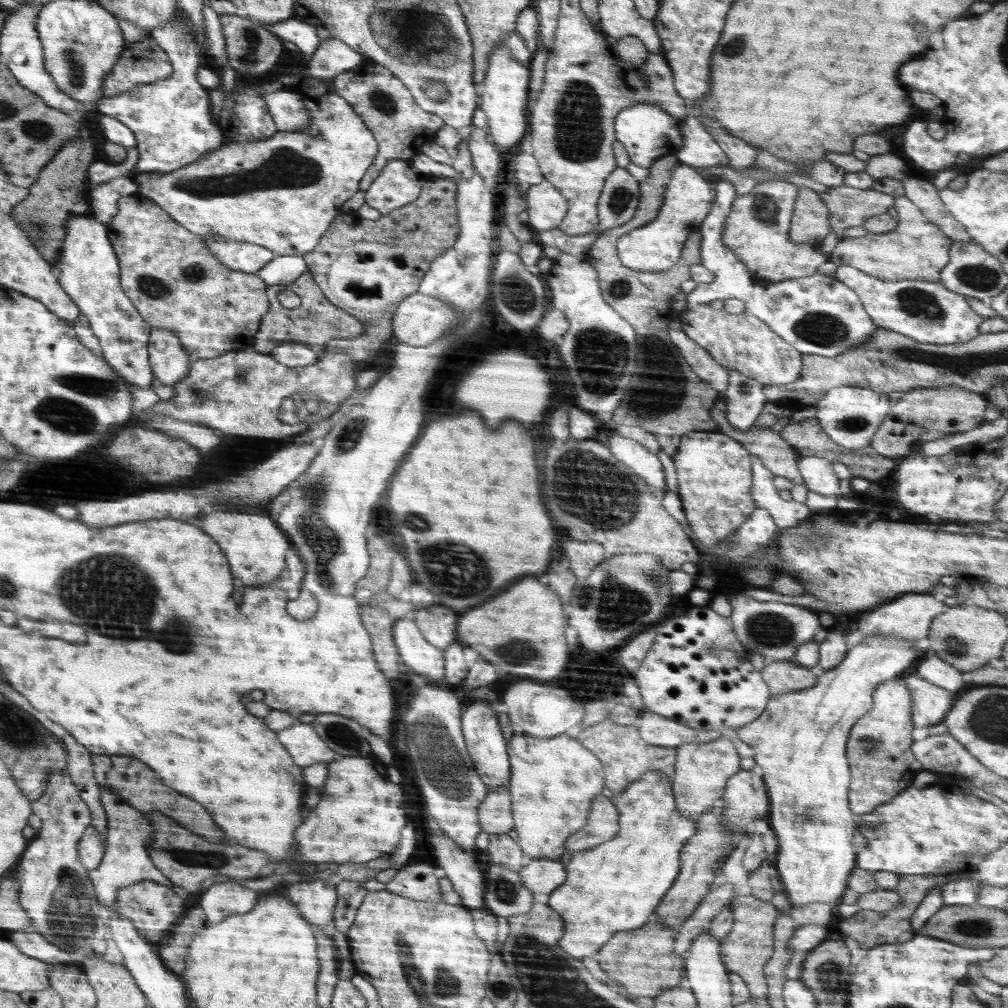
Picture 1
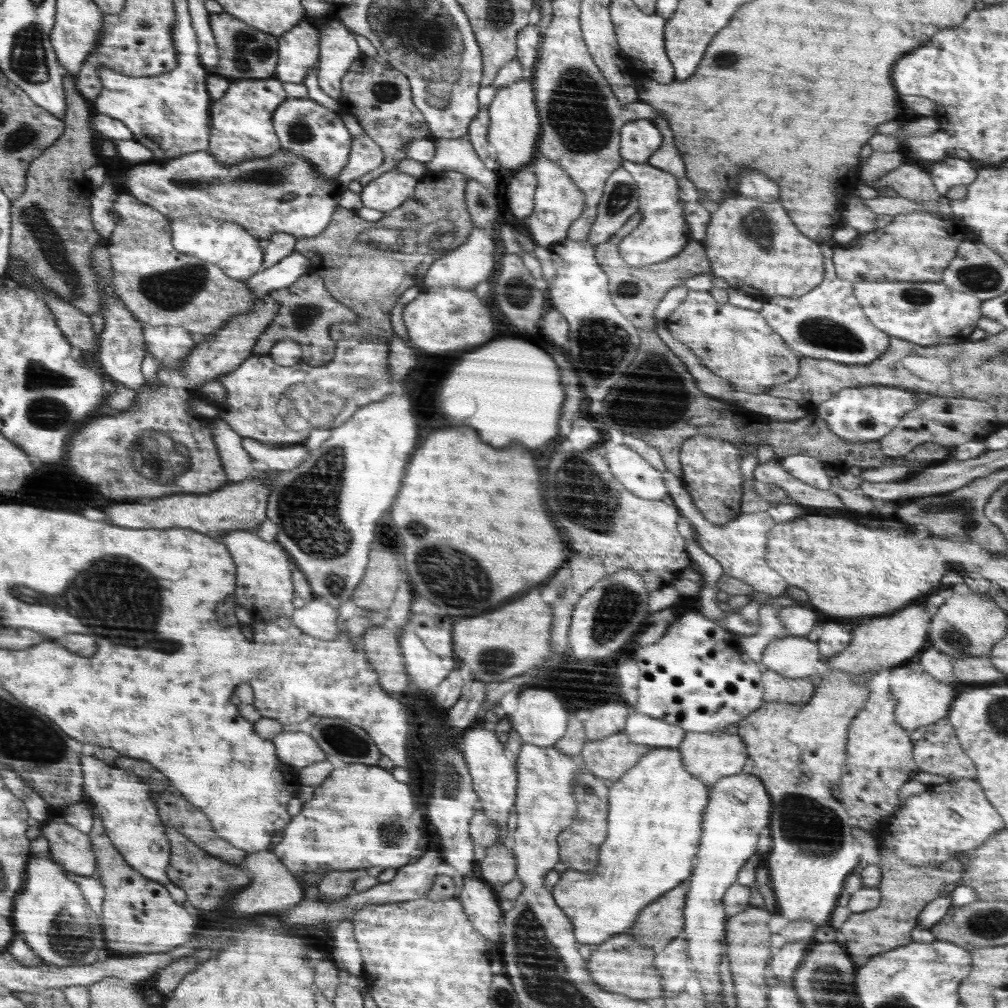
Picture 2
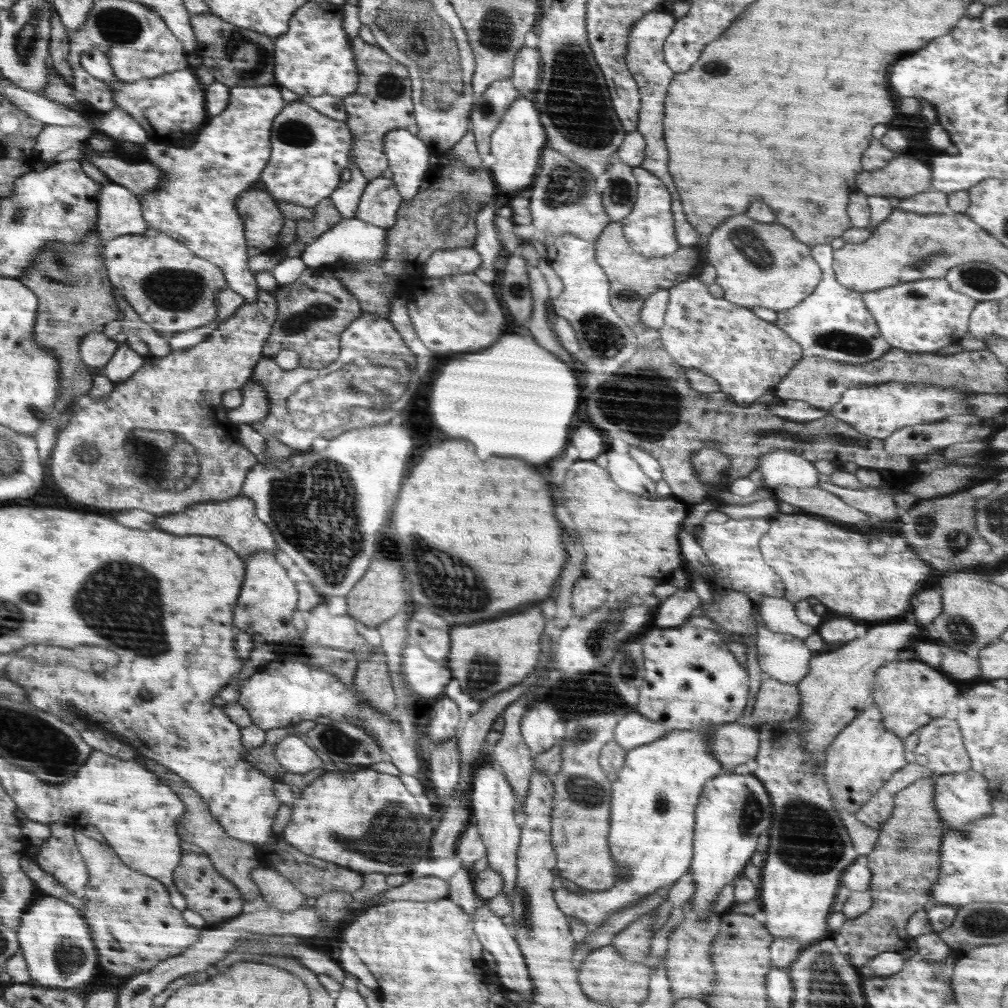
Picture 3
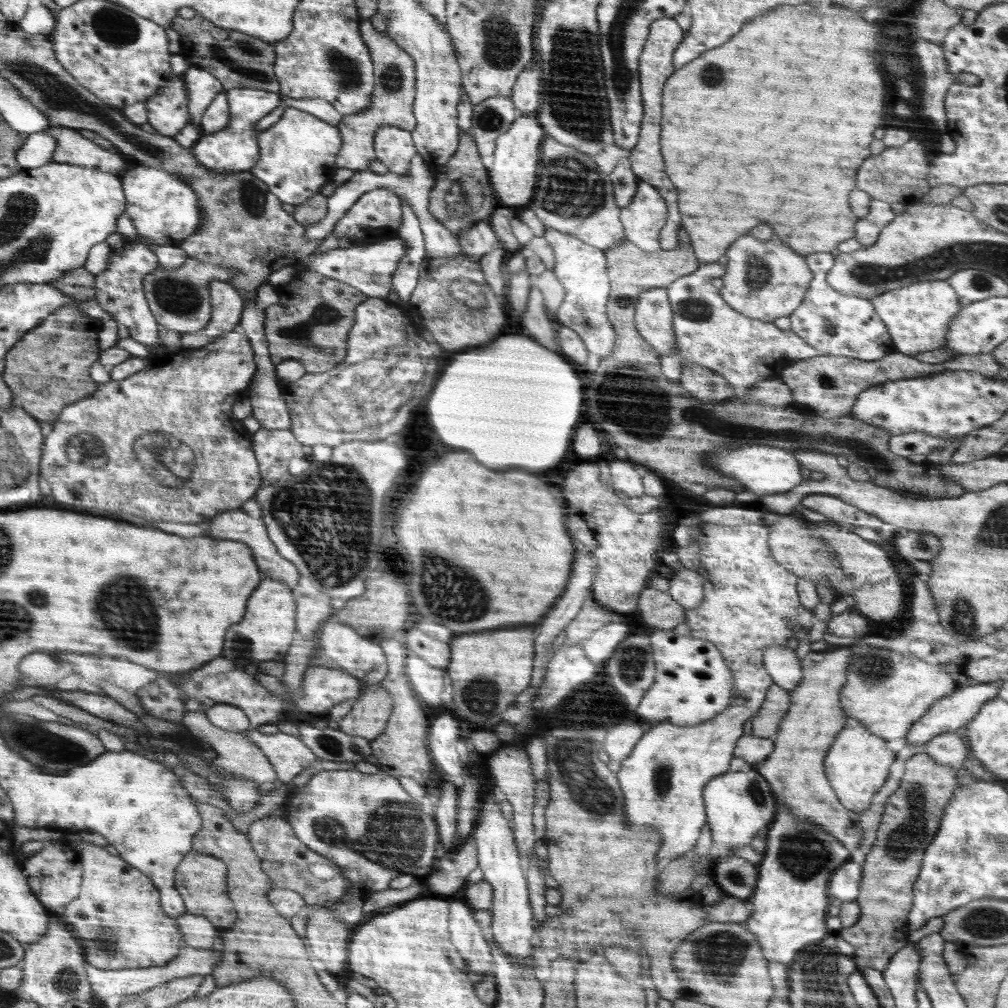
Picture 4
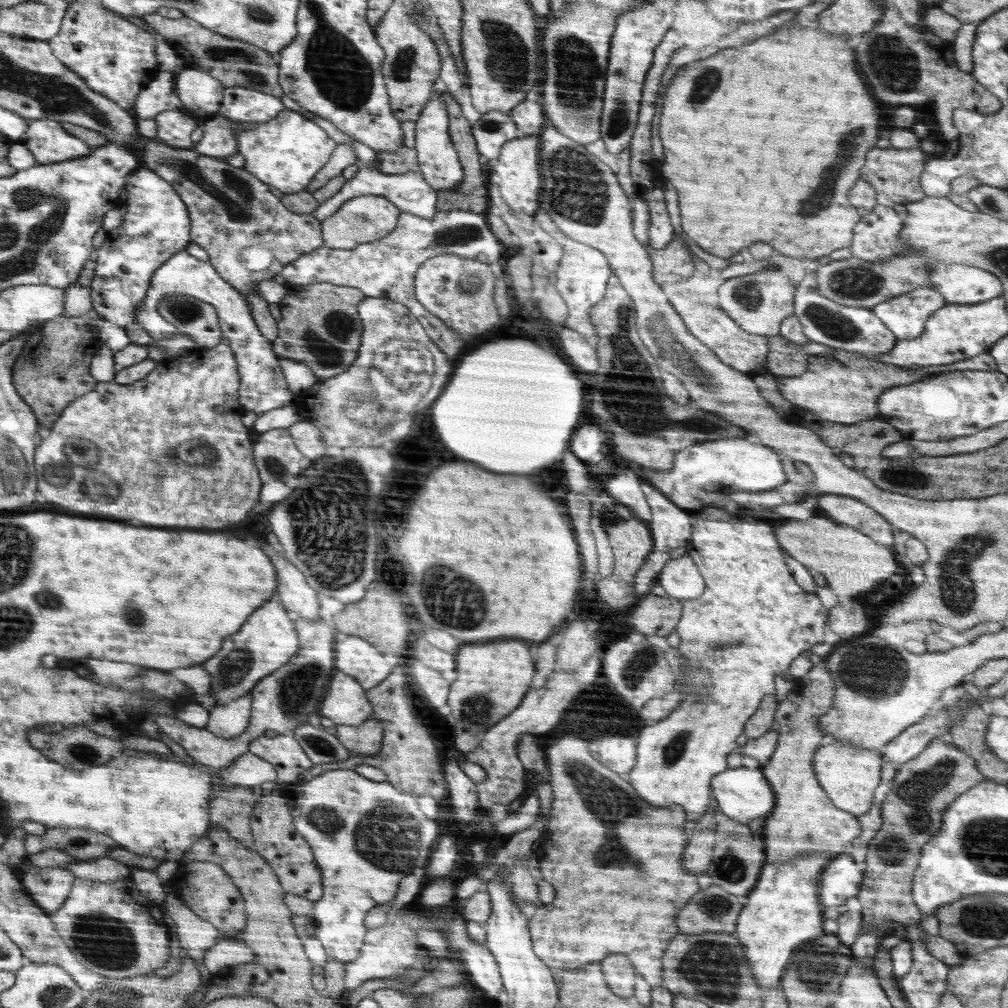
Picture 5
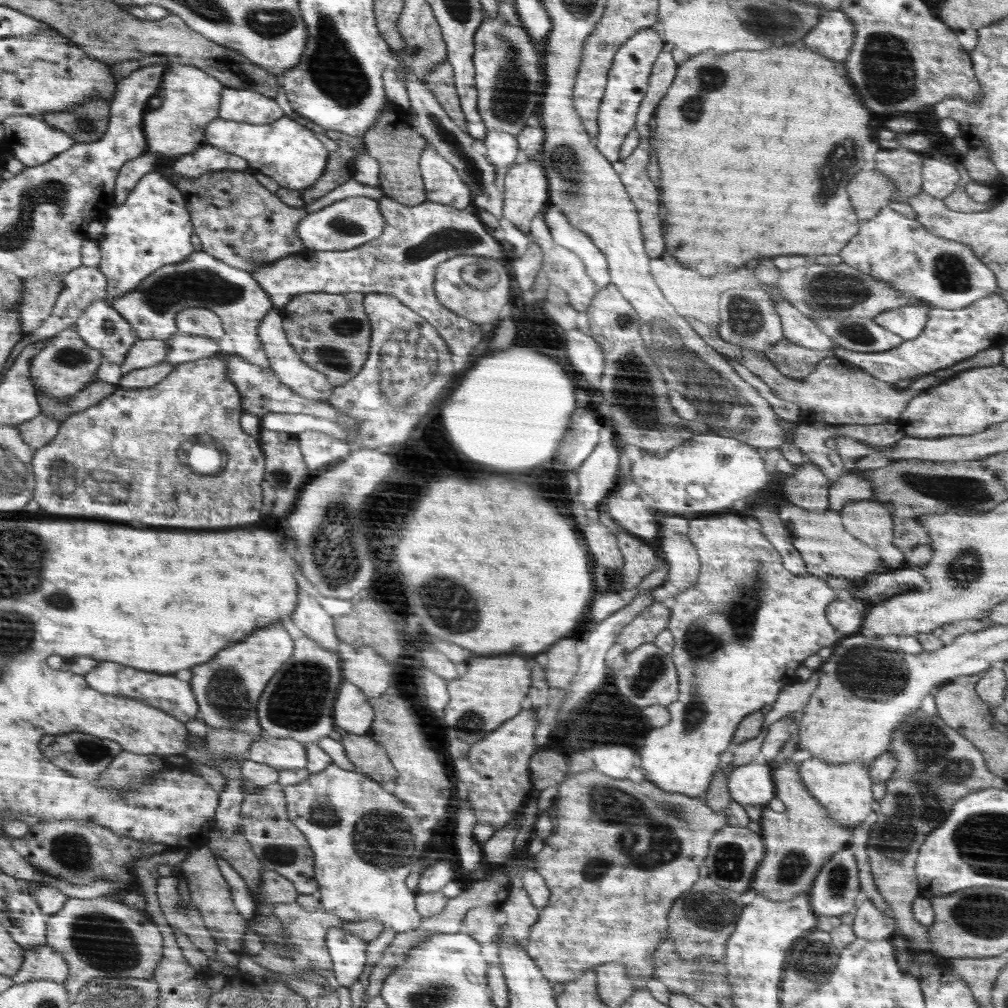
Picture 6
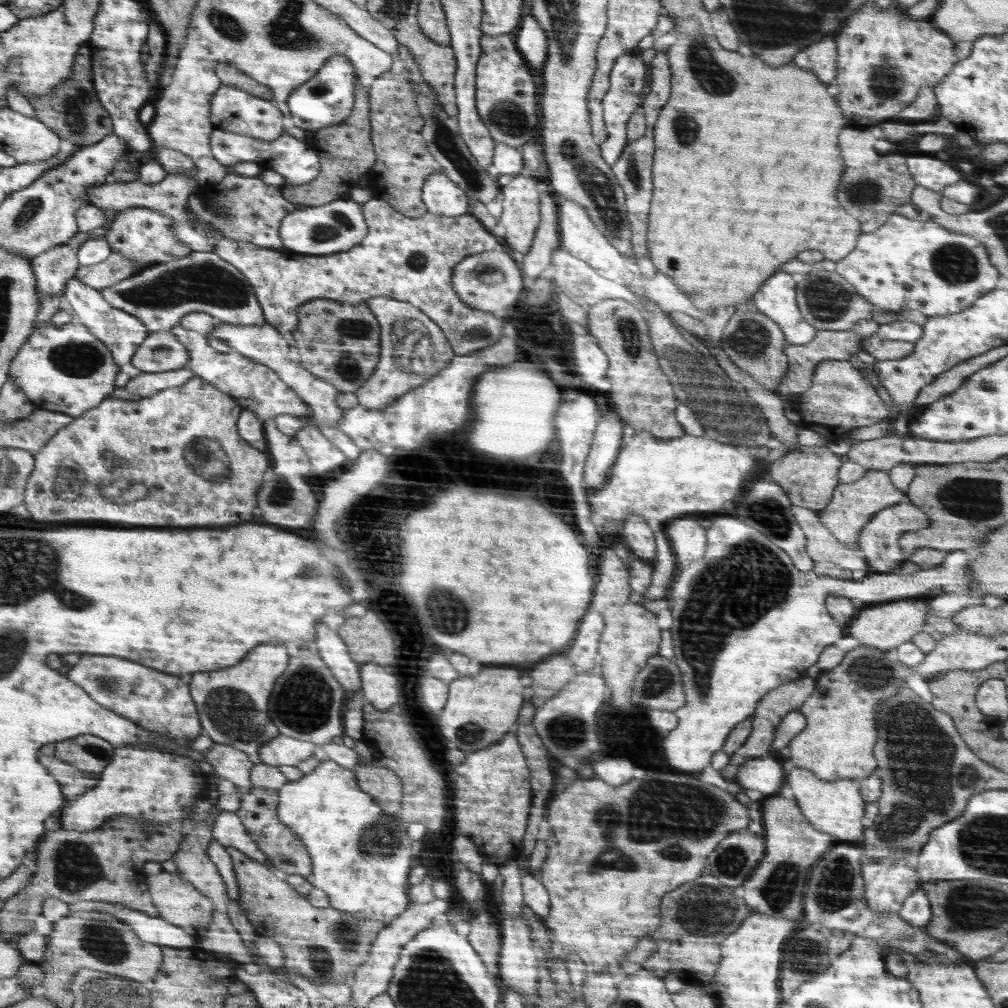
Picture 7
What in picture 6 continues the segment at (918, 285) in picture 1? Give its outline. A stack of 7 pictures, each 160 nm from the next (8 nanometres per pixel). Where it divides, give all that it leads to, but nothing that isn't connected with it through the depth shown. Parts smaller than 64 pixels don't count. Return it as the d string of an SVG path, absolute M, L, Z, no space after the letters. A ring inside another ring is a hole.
M914 301L913 305L882 312L873 321L887 331L898 334L903 340L914 340L925 327L931 308L925 302Z

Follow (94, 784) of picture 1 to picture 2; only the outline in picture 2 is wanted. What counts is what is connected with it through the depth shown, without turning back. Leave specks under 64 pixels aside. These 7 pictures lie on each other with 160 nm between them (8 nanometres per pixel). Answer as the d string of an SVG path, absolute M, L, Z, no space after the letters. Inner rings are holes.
M91 808L94 826L88 836L97 856L97 872L104 887L101 923L105 925L105 937L111 954L153 955L172 951L181 944L194 939L198 932L197 918L190 915L182 904L170 897L169 890L161 881L142 876L114 848L97 810Z

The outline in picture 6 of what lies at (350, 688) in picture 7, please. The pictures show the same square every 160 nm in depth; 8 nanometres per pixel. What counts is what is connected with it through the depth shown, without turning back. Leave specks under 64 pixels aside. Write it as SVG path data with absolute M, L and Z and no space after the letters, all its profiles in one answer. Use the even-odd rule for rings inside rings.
M302 590L302 604L298 604L298 612L294 612L292 622L306 636L310 636L312 640L318 640L318 644L331 650L340 659L338 654L340 640L334 634L332 618L328 612L322 610L322 606L310 594L306 594L306 590Z

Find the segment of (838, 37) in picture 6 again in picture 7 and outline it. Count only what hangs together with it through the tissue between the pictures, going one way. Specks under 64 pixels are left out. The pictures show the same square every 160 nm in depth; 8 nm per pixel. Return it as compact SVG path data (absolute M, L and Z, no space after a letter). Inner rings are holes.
M826 35L817 43L801 49L793 56L796 66L804 66L804 70L812 70L822 84L834 82L837 72L837 42L836 35Z

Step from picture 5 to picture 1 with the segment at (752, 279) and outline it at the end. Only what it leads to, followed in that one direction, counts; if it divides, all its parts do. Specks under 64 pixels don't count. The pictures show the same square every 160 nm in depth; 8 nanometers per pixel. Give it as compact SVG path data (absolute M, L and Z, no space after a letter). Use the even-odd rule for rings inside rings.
M786 179L760 181L749 193L737 196L727 214L723 243L731 248L761 285L814 276L818 266L828 261L820 247L801 244L789 239L793 208L799 188Z

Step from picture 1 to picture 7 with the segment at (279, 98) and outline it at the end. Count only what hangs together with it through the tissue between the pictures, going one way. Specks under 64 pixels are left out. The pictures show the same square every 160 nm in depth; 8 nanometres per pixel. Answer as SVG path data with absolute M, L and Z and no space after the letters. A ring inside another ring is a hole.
M213 129L210 133L209 143L214 158L225 168L230 168L239 162L254 161L259 164L261 170L274 170L274 172L282 174L287 184L305 186L319 175L323 164L319 151L312 148L306 141L296 139L288 132L284 132L275 141L259 141L248 135Z

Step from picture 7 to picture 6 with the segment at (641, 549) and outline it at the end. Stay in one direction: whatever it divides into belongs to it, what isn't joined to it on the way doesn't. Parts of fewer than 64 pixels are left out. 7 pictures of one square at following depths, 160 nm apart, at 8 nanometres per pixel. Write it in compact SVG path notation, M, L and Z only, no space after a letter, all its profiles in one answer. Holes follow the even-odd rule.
M612 490L607 494L603 508L616 521L619 530L628 531L650 546L654 538L661 536L658 517L644 504L641 496L628 500L622 498L620 490Z

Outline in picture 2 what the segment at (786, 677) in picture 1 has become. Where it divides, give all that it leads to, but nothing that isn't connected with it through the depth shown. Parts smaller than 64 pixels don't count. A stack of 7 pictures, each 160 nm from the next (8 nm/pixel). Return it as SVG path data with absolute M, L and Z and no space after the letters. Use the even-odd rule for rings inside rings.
M765 670L761 674L764 687L764 703L806 704L814 694L815 686L810 679L784 678L776 671Z

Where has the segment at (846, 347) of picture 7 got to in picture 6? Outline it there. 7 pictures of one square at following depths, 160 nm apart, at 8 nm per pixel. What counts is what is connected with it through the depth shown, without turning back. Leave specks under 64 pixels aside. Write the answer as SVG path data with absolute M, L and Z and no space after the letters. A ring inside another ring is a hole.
M783 338L770 352L766 352L767 358L775 366L775 369L791 379L802 380L808 376L822 358L832 357L832 351L820 351L800 347L786 338Z

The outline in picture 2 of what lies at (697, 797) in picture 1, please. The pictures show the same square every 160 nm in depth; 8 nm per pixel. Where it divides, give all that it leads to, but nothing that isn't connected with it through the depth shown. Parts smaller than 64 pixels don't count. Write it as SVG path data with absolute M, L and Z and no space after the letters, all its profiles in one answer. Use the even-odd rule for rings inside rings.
M725 729L714 733L687 732L681 744L677 746L677 751L682 754L684 769L690 775L698 777L704 786L708 787L708 790L712 790L720 778L741 773L746 760L749 758L742 737L727 733Z

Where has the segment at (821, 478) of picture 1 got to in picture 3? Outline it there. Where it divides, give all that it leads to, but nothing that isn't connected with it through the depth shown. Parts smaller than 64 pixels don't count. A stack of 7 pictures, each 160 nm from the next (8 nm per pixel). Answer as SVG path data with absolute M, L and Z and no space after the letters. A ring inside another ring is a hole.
M778 449L759 456L755 469L760 470L762 480L769 489L816 487L819 473L812 462L792 451Z

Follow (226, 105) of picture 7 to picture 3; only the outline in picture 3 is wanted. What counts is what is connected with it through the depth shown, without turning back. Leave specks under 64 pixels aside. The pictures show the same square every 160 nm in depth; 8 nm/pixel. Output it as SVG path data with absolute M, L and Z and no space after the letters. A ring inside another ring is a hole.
M247 85L229 90L229 103L220 114L213 116L200 129L195 142L187 147L162 144L146 140L142 145L146 160L154 163L165 175L153 192L136 194L143 218L148 225L174 237L204 260L212 261L224 269L229 290L240 294L246 304L256 304L261 298L255 276L248 269L249 251L245 241L245 223L237 211L236 200L250 184L260 180L261 172L269 162L273 119L285 108L279 86Z

